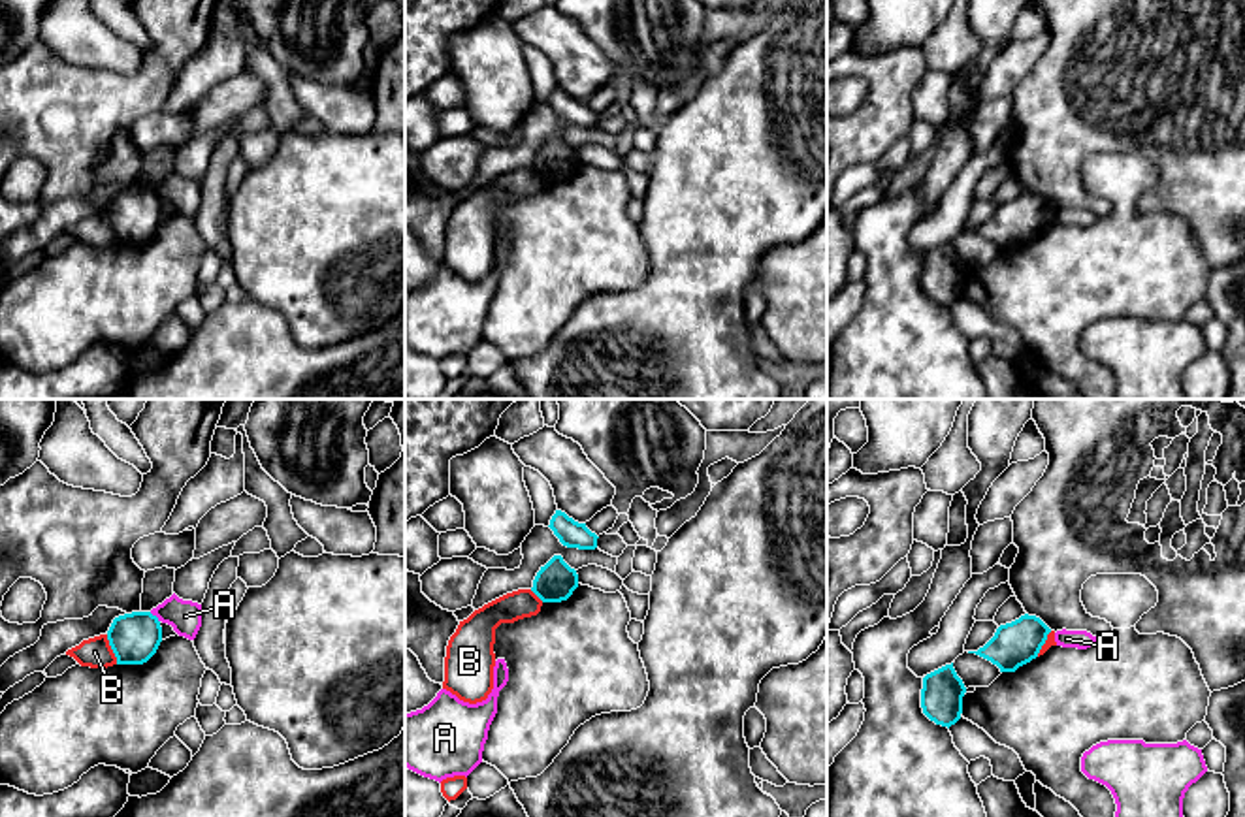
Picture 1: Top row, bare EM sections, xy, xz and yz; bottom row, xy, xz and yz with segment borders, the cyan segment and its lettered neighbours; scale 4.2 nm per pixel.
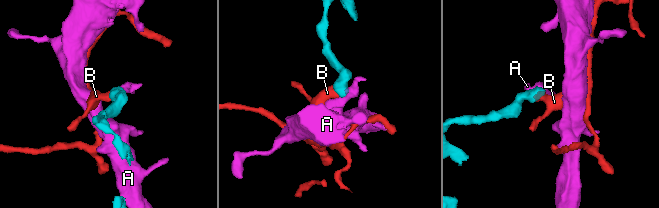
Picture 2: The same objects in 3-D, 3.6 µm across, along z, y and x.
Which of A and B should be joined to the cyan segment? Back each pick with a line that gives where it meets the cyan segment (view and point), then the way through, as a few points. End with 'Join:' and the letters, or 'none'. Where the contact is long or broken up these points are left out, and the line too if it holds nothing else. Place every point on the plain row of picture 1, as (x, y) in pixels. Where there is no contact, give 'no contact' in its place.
Join: none

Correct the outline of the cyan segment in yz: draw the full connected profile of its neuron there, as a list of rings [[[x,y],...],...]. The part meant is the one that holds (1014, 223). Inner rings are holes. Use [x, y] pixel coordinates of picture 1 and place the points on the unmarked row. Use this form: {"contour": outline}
{"contour": [[[1025,192],[1011,201],[1000,203],[994,215],[983,226],[979,226],[978,230],[968,230],[968,232],[976,232],[991,239],[993,243],[1000,247],[1000,250],[1015,250],[1019,245],[1038,235],[1049,211],[1051,207],[1040,196]]]}

